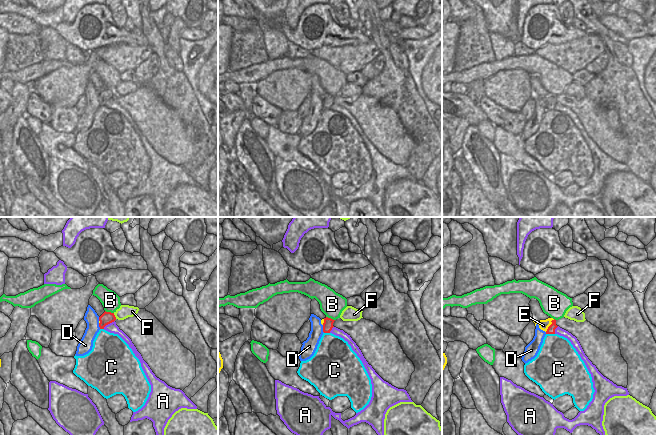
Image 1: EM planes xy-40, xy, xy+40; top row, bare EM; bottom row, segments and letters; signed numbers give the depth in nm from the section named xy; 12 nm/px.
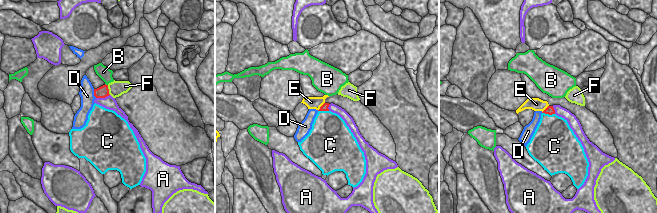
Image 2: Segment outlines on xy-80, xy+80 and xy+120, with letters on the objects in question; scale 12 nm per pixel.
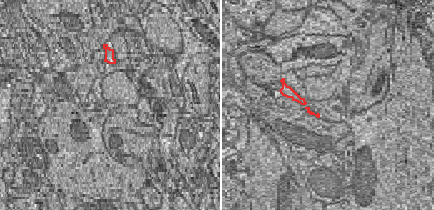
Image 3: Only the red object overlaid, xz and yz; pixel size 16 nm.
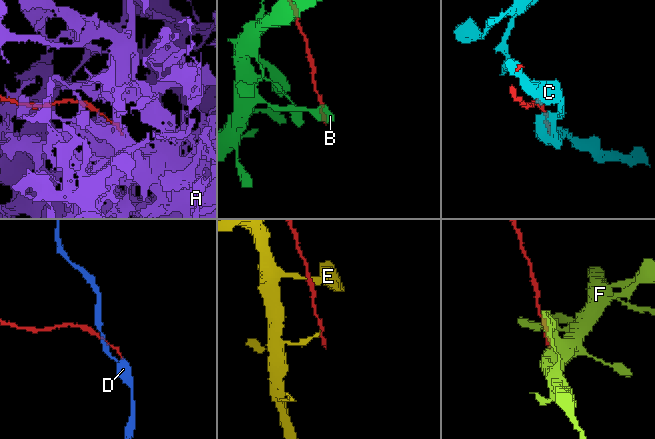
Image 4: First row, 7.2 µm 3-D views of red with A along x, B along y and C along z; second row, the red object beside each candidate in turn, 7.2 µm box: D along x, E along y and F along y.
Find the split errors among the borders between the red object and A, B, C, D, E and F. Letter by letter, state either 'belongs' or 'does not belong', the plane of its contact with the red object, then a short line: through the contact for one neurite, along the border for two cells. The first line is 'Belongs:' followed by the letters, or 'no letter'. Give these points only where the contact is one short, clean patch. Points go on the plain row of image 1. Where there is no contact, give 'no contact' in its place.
Belongs: no letter
A: does not belong | xy-40
B: does not belong | xy-40 | xy-40 (105, 86), (113, 89)
C: does not belong | xy+40
D: does not belong | xy | xy (322, 101), (324, 108)
E: does not belong | xy+40 | xy+40 (554, 95), (545, 107)
F: does not belong | xy-40

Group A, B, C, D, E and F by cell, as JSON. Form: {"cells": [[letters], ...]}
{"cells": [["A"], ["B"], ["C"], ["D"], ["E"], ["F"]]}

